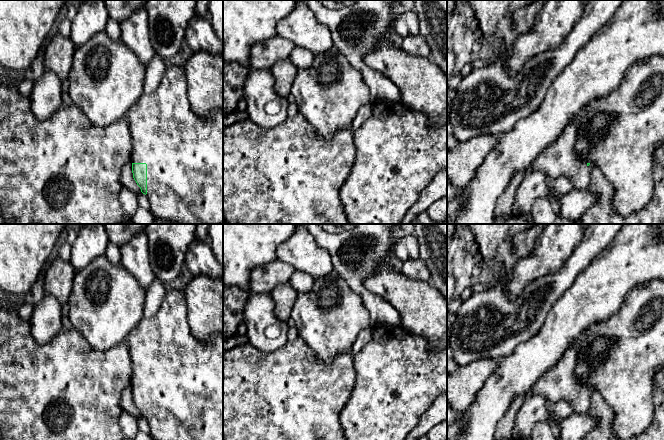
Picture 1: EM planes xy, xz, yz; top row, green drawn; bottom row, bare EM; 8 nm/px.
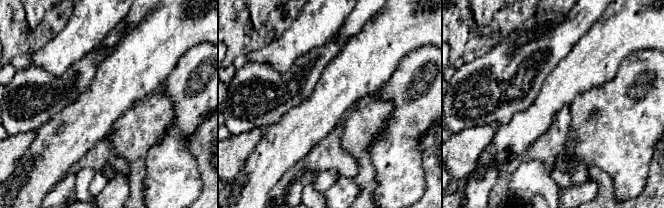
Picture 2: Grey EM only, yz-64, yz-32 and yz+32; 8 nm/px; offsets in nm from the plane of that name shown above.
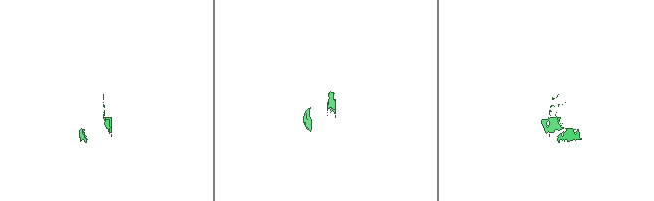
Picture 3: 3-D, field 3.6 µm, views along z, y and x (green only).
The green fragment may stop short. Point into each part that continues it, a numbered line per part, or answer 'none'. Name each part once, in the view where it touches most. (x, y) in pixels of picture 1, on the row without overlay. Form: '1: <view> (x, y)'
1: xy (184, 376)

